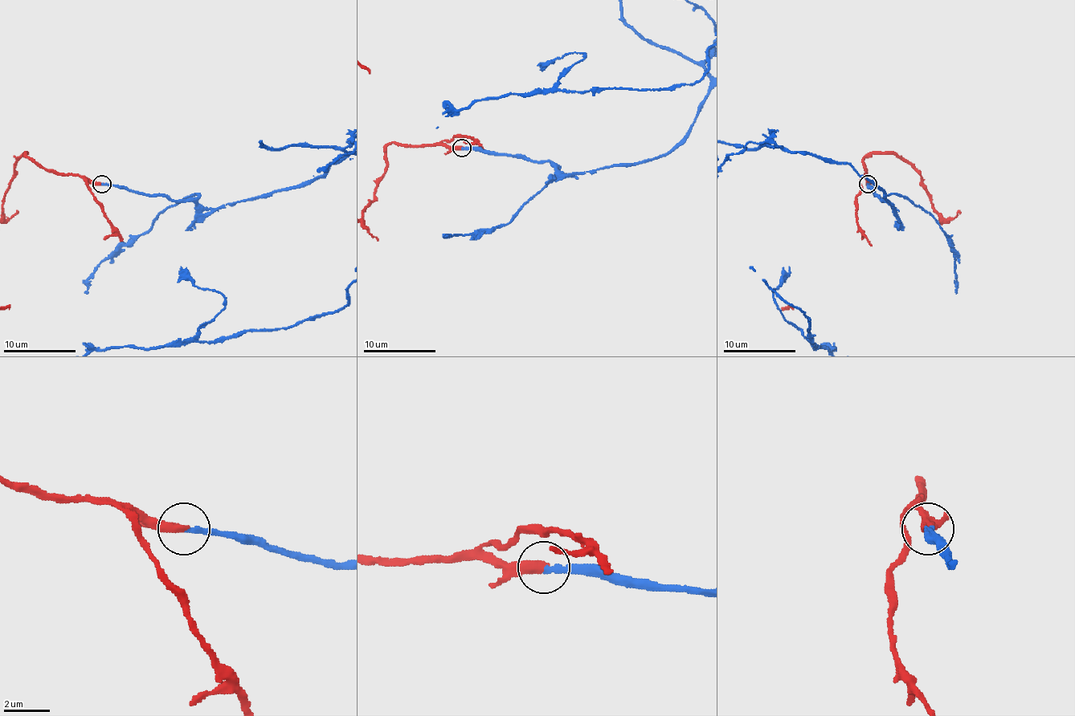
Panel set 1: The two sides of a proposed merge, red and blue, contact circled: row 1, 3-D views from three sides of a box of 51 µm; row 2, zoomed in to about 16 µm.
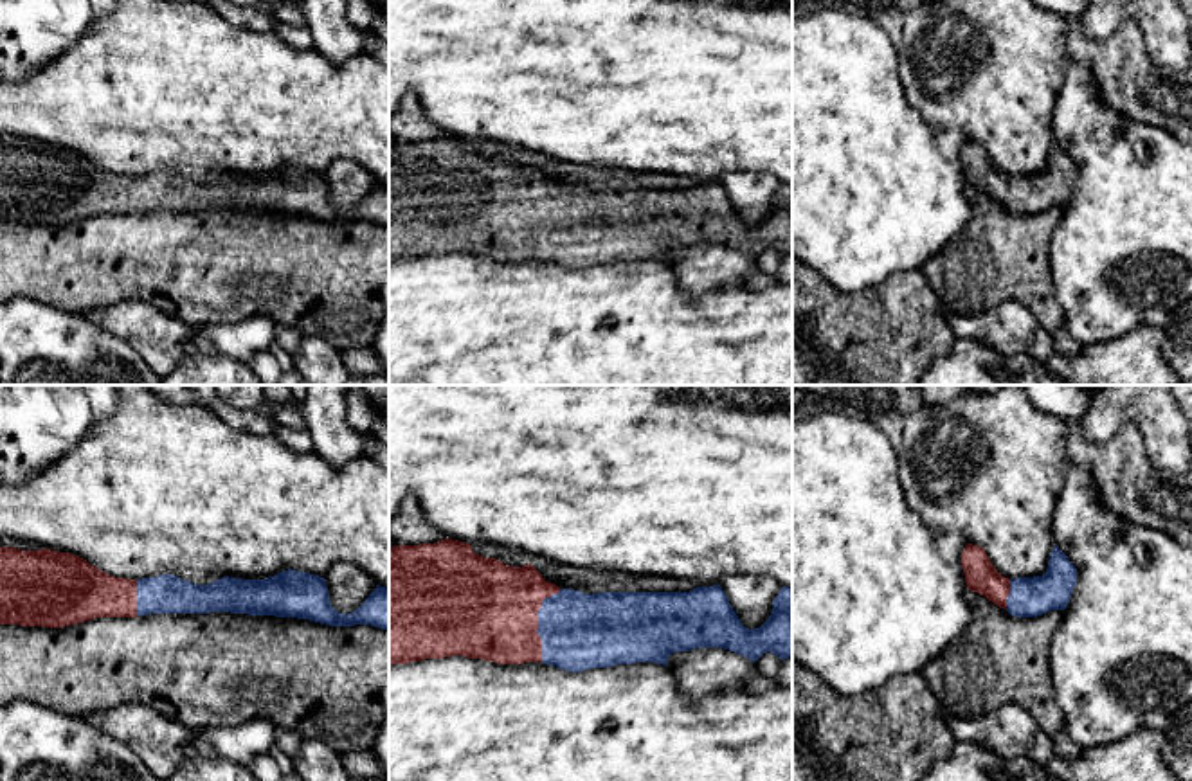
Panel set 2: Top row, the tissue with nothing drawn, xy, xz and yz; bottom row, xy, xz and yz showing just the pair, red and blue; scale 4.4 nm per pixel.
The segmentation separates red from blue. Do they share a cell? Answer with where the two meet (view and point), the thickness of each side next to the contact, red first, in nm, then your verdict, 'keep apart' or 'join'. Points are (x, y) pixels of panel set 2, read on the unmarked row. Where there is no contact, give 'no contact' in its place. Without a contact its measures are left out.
meets red in xz at (537, 220); 440 nm thick on the red side, 340 nm on the other; join

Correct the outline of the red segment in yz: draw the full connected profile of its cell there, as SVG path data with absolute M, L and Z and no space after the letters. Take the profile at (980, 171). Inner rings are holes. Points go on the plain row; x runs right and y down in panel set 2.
M967 140L962 149L967 185L985 193L1016 214L1037 214L1064 207L1077 182L1077 166L1055 142L1043 173L1008 176L1001 173L985 146Z

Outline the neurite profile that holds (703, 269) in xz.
M724 245L675 248L666 265L693 297L745 288L745 275L758 270L756 259Z

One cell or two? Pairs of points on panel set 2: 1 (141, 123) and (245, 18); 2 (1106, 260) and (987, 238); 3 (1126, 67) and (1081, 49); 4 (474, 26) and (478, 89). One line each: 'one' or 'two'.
1: two
2: two
3: one
4: one

